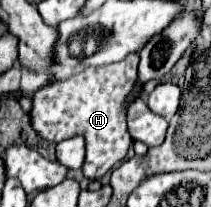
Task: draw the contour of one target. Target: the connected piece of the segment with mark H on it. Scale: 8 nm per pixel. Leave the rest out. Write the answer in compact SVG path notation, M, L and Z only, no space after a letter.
M128 54L128 58L122 62L98 68L90 66L72 78L56 80L52 86L40 88L32 98L32 126L44 140L60 142L76 134L86 138L86 162L82 170L90 180L98 180L114 164L124 160L132 144L132 138L126 130L124 102L136 84L136 68L138 54Z

